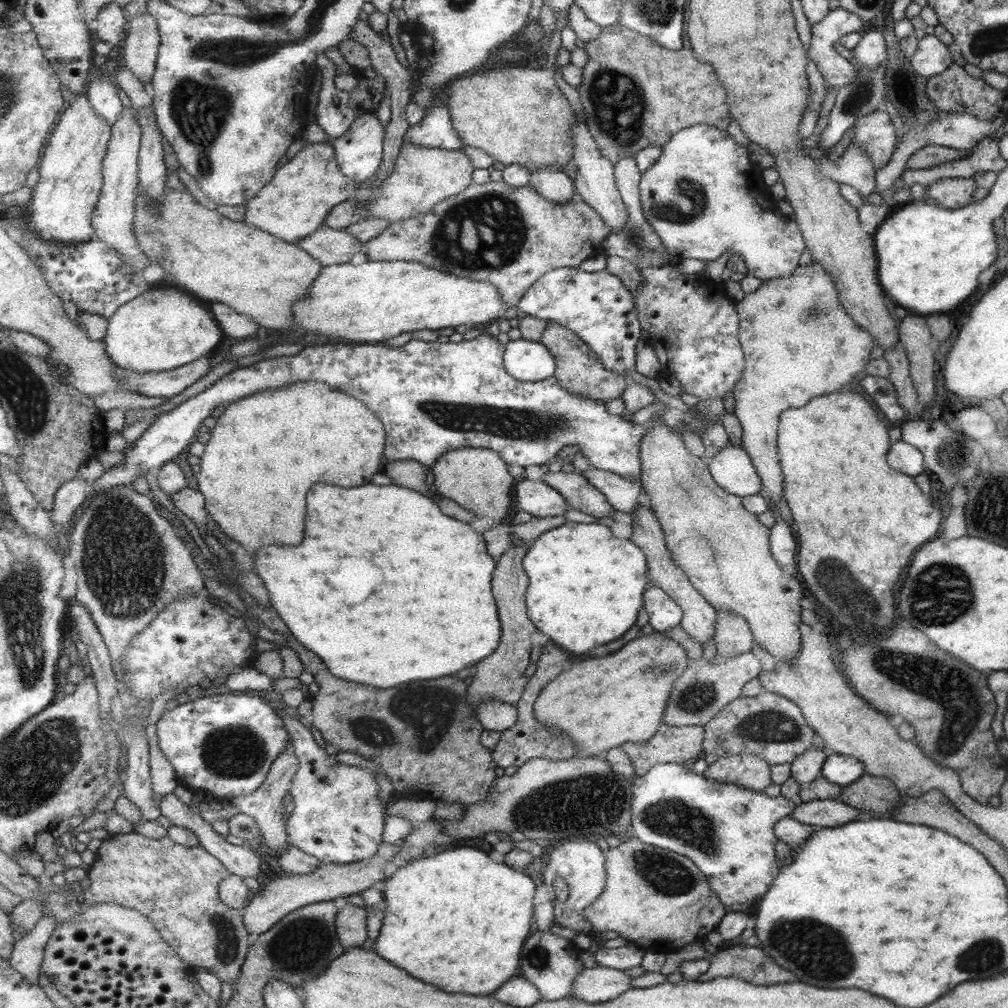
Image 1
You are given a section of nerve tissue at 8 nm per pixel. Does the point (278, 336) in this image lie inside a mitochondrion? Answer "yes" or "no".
no

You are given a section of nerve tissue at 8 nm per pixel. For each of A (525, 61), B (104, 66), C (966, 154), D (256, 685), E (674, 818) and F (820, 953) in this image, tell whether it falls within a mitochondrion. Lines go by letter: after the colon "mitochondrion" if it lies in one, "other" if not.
A: other
B: other
C: other
D: other
E: mitochondrion
F: mitochondrion

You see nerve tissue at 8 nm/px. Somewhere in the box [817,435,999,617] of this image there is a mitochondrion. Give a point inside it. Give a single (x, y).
(954, 455)

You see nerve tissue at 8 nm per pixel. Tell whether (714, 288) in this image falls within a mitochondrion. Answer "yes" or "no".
no

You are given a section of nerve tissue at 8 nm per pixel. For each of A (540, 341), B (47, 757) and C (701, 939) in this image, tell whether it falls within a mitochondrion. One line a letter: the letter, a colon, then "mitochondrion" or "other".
A: other
B: mitochondrion
C: other

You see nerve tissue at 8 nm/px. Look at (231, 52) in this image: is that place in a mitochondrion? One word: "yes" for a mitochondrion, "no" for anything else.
yes

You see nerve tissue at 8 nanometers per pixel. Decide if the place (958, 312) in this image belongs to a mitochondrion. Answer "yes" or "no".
no

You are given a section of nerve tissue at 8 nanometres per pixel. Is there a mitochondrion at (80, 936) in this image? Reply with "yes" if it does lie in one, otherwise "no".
no

